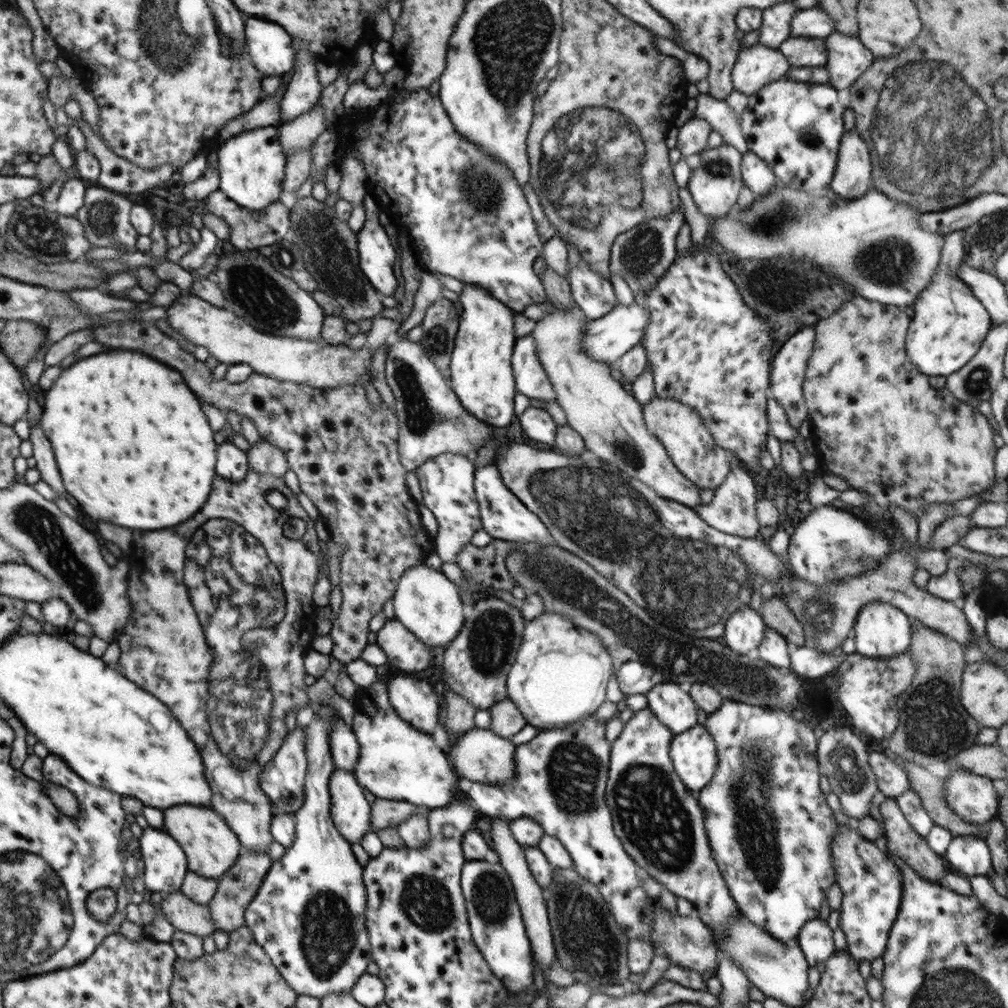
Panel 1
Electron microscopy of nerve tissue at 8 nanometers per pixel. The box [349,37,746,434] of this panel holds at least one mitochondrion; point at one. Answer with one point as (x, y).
(590, 166)

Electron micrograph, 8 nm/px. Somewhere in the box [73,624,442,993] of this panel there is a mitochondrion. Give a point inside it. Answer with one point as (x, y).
(328, 935)

